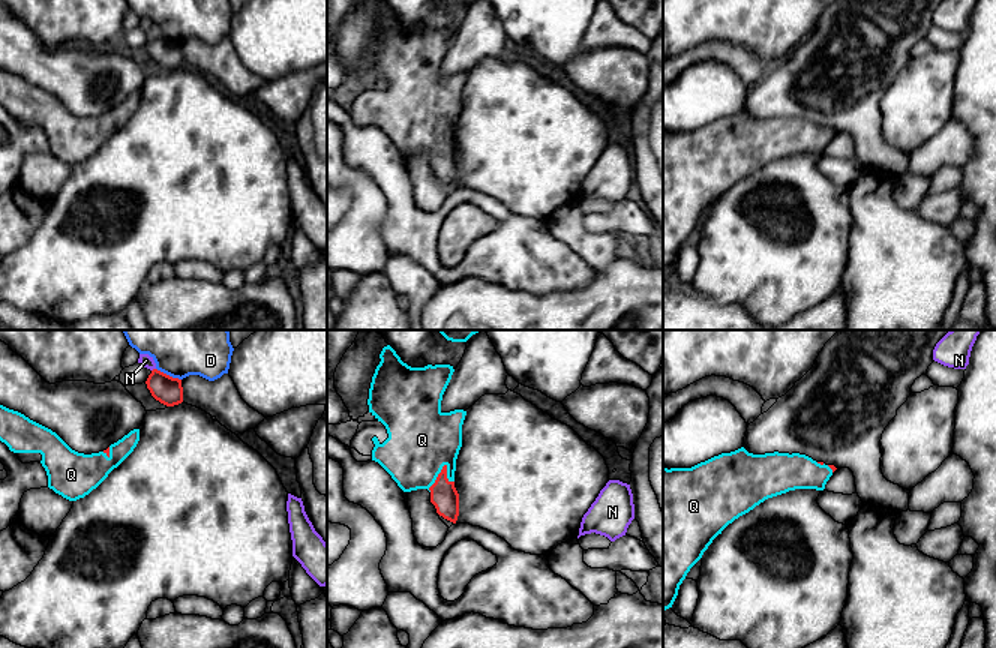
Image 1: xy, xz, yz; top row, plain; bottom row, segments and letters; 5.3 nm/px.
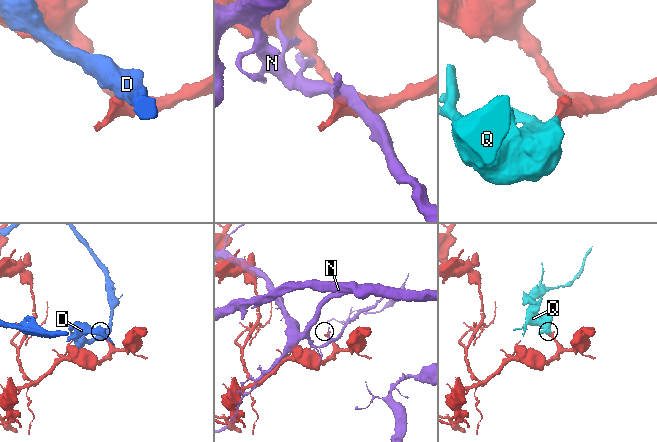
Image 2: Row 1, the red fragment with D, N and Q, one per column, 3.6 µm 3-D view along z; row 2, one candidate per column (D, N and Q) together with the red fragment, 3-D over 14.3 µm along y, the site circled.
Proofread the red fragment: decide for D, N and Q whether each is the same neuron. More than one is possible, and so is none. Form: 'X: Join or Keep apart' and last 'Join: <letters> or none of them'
D: Keep apart
N: Keep apart
Q: Join
Join: Q

